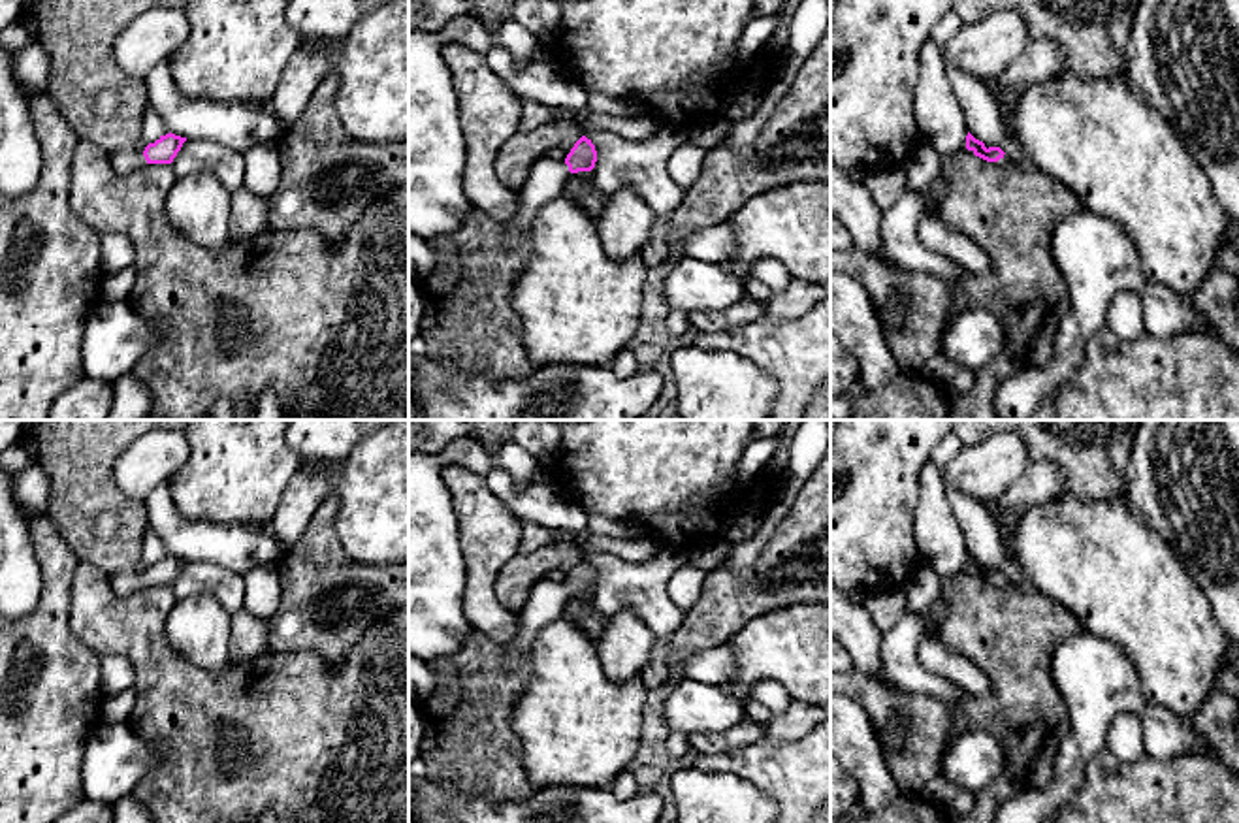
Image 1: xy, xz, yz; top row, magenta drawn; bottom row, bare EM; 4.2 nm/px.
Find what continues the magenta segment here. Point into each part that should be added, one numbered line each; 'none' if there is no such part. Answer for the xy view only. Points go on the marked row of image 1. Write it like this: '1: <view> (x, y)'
1: xy (123, 162)

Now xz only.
1: xz (547, 179)

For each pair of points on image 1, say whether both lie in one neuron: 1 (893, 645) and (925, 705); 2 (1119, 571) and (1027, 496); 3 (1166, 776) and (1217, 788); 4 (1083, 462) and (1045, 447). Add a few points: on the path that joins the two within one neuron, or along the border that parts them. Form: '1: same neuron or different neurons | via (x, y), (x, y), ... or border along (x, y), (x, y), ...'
1: different neurons | border along (901, 690), (940, 699), (949, 710), (949, 726)
2: different neurons | border along (1051, 500), (1027, 511)
3: same neuron | via (1179, 788), (1204, 788)
4: same neuron | via (1074, 452), (1066, 447), (1055, 447)

